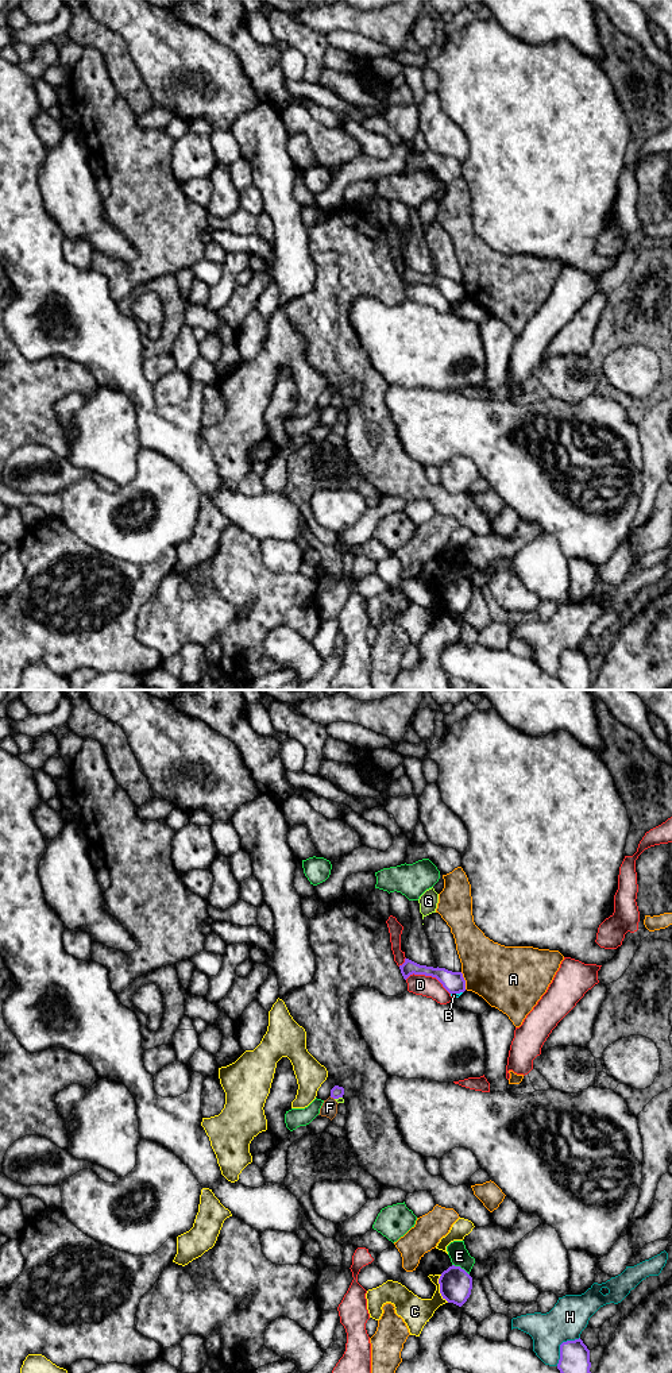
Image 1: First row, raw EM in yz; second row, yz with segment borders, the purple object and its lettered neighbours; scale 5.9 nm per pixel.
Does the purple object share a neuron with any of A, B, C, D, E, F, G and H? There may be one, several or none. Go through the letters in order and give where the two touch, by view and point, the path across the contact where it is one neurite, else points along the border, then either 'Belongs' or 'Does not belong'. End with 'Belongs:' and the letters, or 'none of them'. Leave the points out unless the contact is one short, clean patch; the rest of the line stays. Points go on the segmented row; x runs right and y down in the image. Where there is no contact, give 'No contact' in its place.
A: Touches purple at yz (464, 980). Boundary: yz (460, 972), (466, 988). Does not belong
B: Touches purple at yz (456, 992). Boundary: yz (462, 991), (451, 994). Does not belong
C: Touches purple at yz (440, 1288). Does not belong
D: Touches purple at yz (428, 975). Does not belong
E: Touches purple at yz (460, 1268). Does not belong
F: Touches purple at yz (332, 1096). Boundary: yz (329, 1096), (333, 1099). Does not belong
G: Touches purple at yz (338, 1098). Does not belong
H: Touches purple at yz (560, 1346). Does not belong
Belongs: none of them

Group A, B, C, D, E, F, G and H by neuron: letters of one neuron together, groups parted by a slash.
A / B / C / D / E / F G / H

